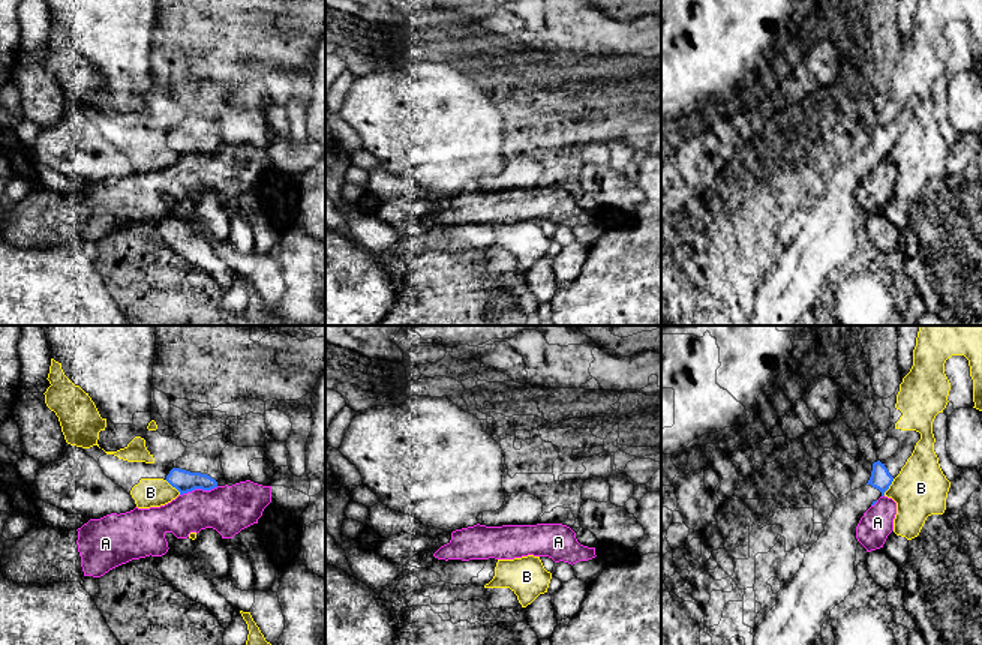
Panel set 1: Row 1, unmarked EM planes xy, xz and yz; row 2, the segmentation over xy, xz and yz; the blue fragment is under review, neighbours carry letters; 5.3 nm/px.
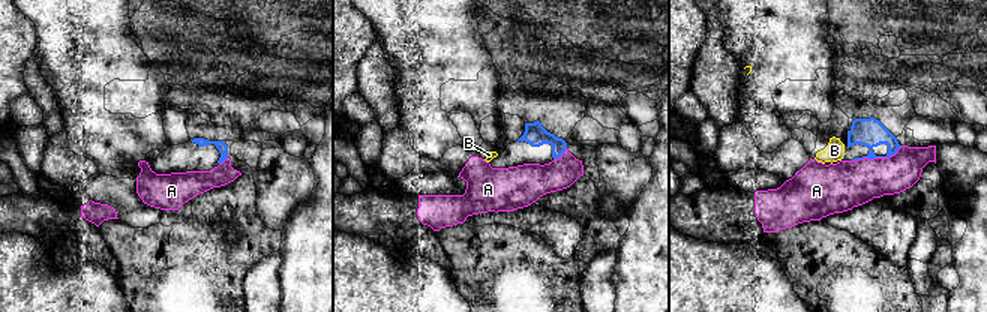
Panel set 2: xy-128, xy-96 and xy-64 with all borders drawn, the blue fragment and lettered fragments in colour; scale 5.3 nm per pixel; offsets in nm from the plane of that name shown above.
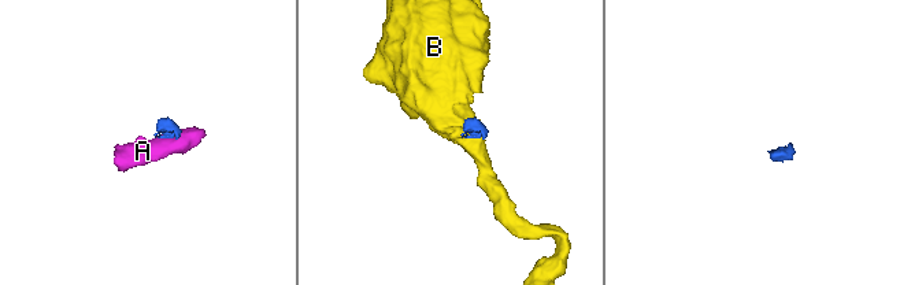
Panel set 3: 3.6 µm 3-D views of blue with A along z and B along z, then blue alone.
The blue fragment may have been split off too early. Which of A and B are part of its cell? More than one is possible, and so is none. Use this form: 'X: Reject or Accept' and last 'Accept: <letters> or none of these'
A: Reject
B: Reject
Accept: none of these

